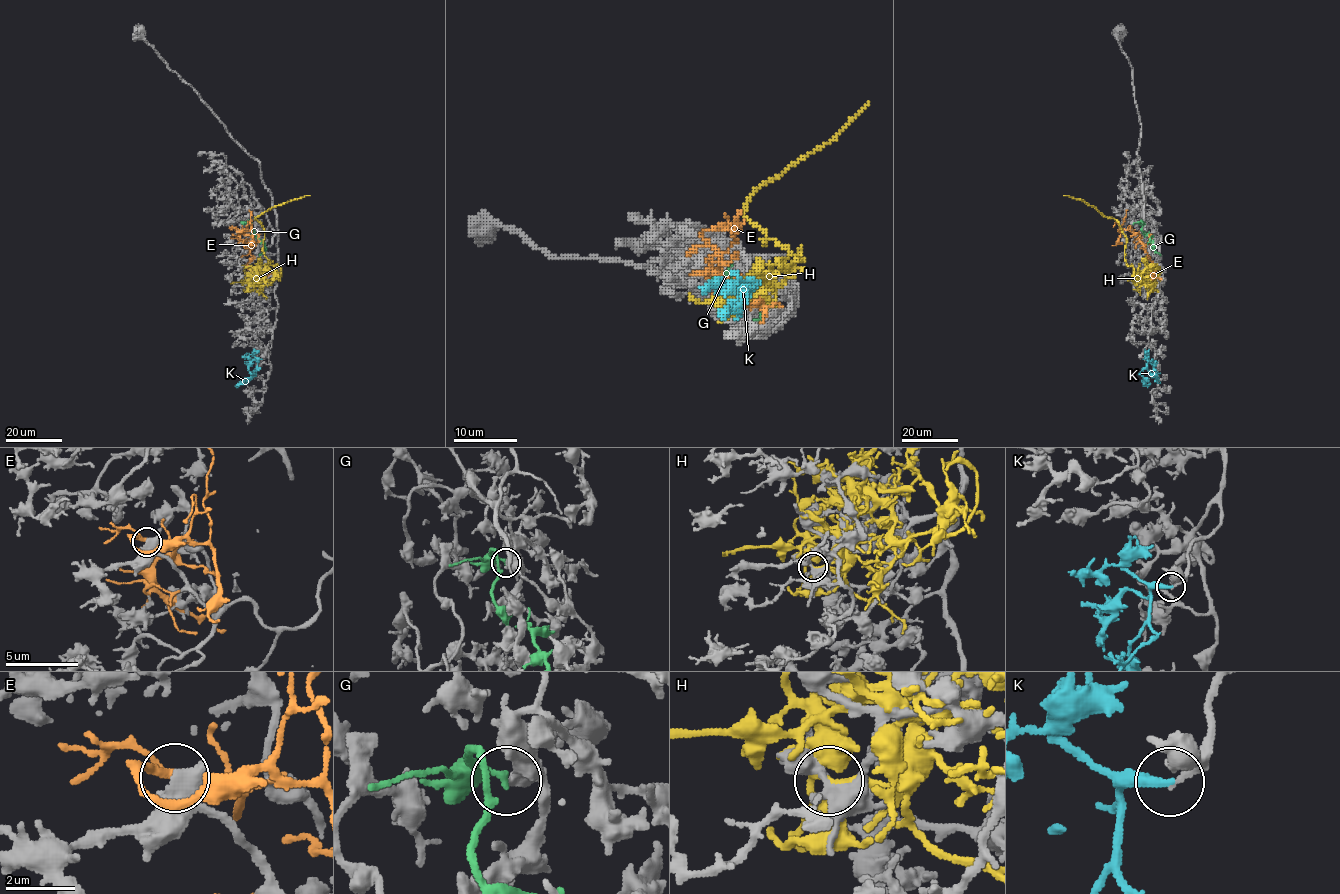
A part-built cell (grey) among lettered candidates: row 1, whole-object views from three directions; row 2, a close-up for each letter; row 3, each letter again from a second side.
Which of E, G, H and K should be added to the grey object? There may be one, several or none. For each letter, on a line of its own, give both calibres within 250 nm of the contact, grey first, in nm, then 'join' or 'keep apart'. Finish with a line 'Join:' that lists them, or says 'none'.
E: 500 nm thick on the grey side, 200 nm on the other; keep apart
G: 280 nm thick on the grey side, 140 nm on the other; keep apart
H: 400 nm thick on the grey side, 120 nm on the other; keep apart
K: 170 nm thick on the grey side, 360 nm on the other; join
Join: K

